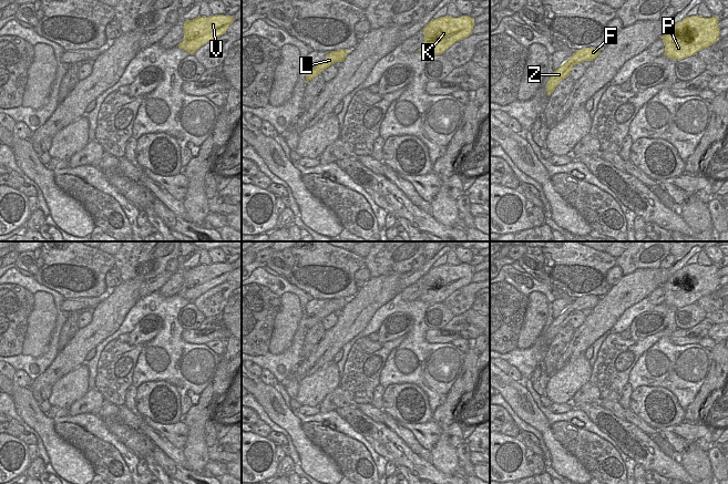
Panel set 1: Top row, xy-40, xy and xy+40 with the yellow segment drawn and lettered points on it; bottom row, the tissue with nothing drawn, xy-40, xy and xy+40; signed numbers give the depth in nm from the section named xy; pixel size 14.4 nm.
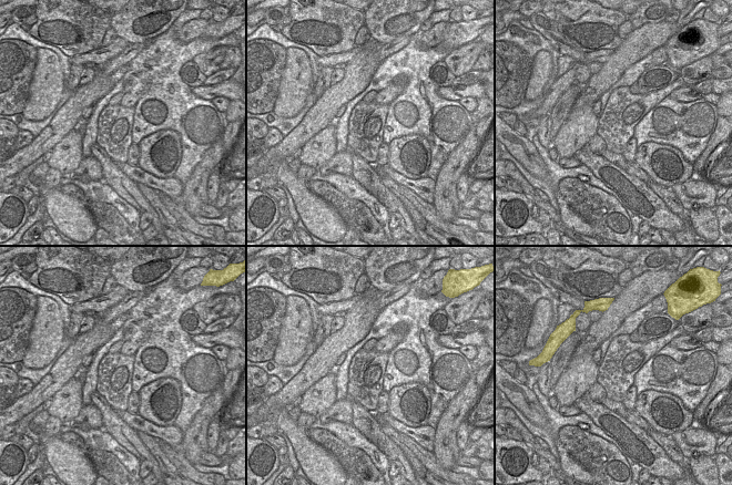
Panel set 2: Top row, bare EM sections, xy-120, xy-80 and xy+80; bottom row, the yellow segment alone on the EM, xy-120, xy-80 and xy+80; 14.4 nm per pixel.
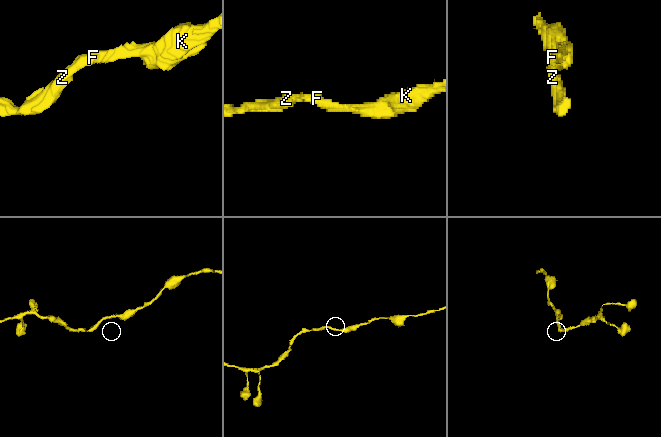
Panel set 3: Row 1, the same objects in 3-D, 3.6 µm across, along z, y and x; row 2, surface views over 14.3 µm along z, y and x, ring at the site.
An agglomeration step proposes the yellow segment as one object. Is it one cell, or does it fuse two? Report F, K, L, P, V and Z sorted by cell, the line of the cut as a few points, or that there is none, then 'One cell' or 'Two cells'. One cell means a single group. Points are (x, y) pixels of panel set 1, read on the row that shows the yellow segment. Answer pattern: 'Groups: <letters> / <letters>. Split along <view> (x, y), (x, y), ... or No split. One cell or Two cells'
Groups: F K L P V Z. No split. One cell

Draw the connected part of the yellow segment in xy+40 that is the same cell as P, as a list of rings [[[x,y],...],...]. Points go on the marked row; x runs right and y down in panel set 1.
[[[697,14],[684,18],[662,37],[664,54],[678,61],[712,45],[719,40],[718,22],[716,16],[703,18]]]

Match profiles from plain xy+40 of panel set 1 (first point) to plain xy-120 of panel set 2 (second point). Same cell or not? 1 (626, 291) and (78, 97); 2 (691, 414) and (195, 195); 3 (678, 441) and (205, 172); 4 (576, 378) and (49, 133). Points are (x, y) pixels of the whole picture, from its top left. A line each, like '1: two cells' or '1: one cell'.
1: one cell
2: one cell
3: two cells
4: two cells

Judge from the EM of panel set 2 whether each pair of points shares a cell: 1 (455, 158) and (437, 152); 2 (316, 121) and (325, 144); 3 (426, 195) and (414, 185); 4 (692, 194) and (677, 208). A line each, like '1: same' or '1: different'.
1: different
2: different
3: same
4: different

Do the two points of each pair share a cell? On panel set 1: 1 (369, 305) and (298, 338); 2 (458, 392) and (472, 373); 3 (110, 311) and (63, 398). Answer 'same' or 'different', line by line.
1: different
2: same
3: different

